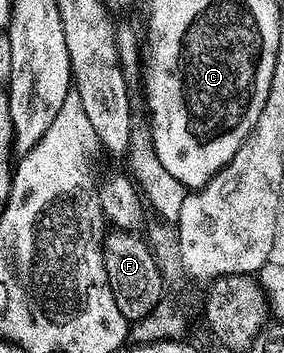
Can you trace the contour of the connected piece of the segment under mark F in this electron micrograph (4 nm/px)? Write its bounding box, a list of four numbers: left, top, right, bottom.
[102,228,165,324]

